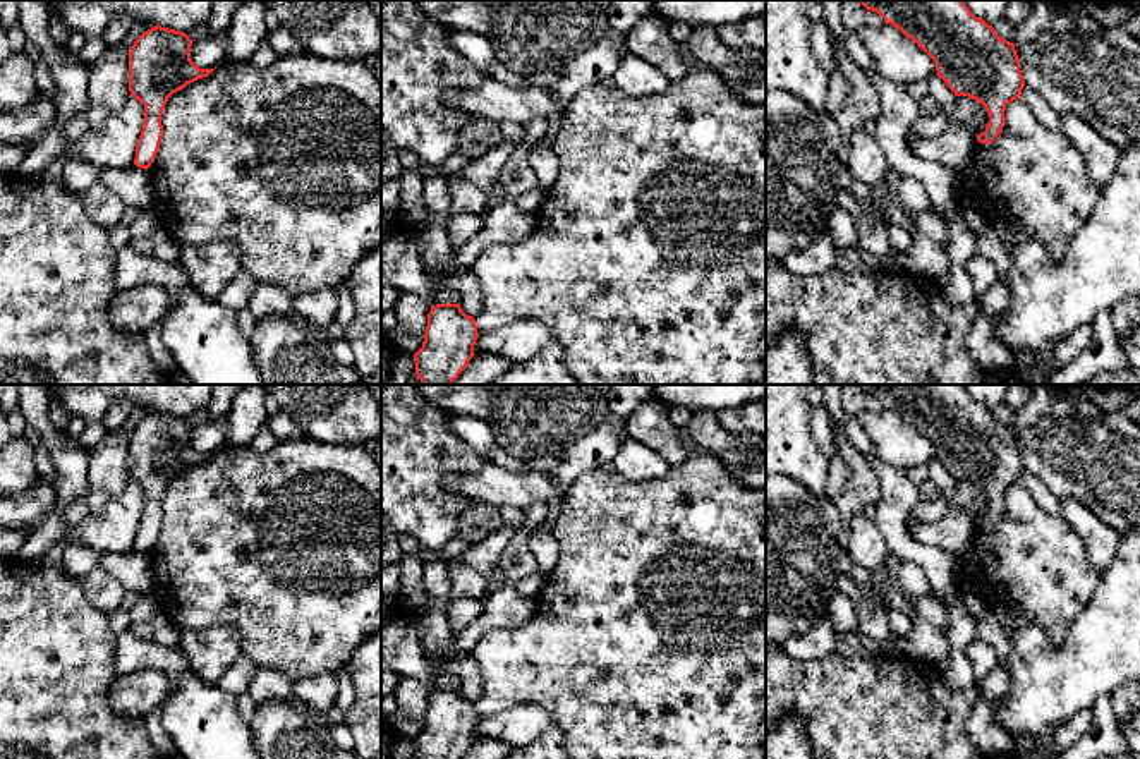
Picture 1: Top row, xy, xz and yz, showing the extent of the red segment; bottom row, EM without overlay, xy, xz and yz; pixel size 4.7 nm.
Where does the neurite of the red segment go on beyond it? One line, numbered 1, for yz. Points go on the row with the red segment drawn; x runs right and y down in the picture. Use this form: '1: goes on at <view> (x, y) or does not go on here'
1: does not go on here

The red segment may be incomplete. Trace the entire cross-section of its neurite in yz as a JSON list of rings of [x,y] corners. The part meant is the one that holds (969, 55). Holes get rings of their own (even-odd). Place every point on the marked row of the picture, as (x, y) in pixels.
[[[858,0],[867,12],[877,12],[898,27],[936,64],[939,79],[955,93],[984,105],[989,124],[977,141],[991,144],[1004,127],[1006,105],[1020,98],[1025,86],[1015,43],[999,38],[992,26],[977,19],[963,0]]]

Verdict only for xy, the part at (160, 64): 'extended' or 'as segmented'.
as segmented

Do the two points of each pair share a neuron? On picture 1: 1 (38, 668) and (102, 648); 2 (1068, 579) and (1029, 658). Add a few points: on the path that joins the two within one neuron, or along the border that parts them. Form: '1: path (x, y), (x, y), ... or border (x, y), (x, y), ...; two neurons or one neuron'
1: path (54, 663), (72, 648), (86, 648); one neuron
2: border (1079, 615), (1060, 644), (1055, 644), (1034, 625); two neurons

